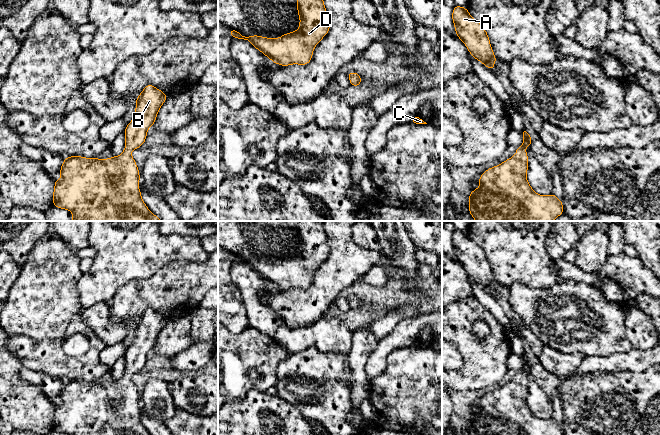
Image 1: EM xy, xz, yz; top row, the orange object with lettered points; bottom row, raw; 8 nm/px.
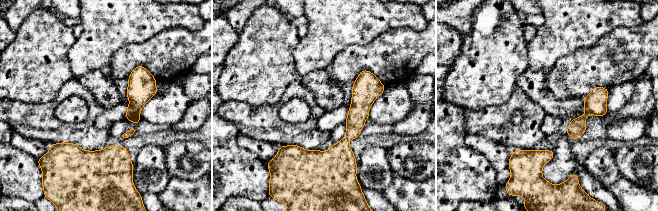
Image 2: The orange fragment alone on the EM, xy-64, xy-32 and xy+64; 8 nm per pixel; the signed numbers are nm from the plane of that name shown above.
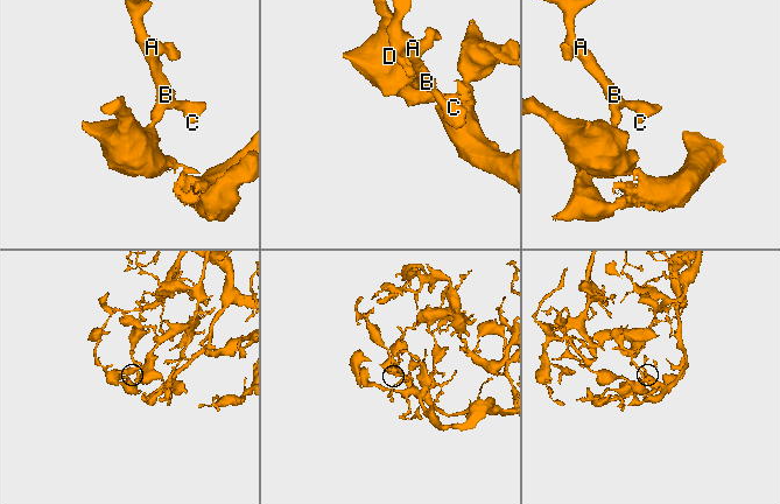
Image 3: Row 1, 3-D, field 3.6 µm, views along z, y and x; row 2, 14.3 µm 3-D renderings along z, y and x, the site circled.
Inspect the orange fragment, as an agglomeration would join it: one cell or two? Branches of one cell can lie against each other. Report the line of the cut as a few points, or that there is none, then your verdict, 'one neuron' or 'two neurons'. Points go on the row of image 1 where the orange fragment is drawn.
no cut | one neuron

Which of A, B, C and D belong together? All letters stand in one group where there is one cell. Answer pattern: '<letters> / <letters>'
A B C D

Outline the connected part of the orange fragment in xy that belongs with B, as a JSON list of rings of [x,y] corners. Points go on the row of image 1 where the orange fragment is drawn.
[[[148,84],[136,99],[133,120],[127,125],[125,150],[120,156],[101,160],[81,156],[64,158],[61,179],[55,178],[53,205],[73,213],[72,221],[161,221],[149,211],[138,188],[139,170],[131,151],[144,144],[147,130],[153,126],[167,95]]]

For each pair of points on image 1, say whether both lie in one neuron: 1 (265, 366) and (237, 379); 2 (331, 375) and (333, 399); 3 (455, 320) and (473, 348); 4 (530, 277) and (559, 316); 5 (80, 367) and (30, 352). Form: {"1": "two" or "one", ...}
{"1": "one", "2": "one", "3": "one", "4": "two", "5": "one"}

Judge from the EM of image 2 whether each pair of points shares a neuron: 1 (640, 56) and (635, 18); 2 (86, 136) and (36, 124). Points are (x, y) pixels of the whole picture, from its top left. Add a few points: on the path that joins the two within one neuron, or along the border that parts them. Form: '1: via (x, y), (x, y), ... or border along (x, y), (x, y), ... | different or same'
1: border along (643, 21), (635, 26), (618, 26), (613, 30) | different
2: via (74, 134), (70, 132), (50, 132), (48, 130) | same

